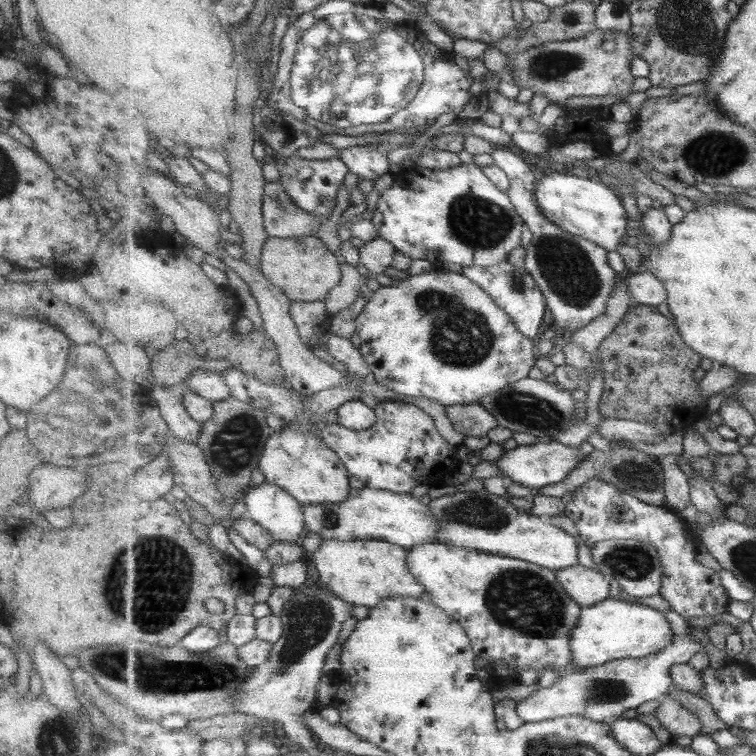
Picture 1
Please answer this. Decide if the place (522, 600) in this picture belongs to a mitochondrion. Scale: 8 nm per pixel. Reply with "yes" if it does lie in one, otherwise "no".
yes

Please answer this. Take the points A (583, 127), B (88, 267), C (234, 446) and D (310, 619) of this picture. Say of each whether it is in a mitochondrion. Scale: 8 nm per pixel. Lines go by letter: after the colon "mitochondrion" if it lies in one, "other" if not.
A: other
B: other
C: mitochondrion
D: mitochondrion

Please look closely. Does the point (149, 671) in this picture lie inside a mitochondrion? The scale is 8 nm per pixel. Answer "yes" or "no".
yes

